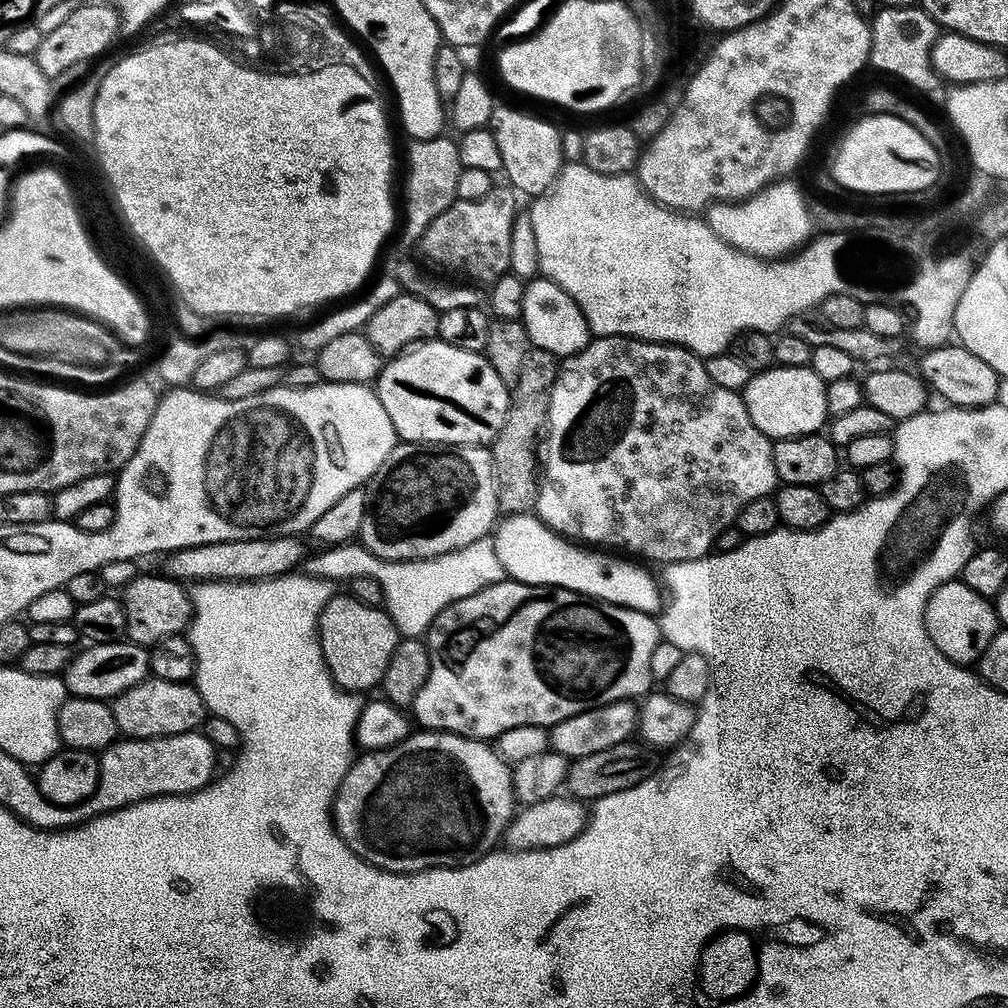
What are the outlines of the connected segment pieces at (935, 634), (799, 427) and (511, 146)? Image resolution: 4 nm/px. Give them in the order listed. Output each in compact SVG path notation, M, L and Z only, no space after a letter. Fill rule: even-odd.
M958 578L939 584L930 594L924 611L924 625L930 642L942 650L946 659L965 666L975 665L979 661L998 631L993 601L987 596L974 594L974 590L970 590L970 586Z
M773 366L757 372L742 393L750 422L773 441L791 436L810 436L825 427L829 414L826 404L827 384L809 366L782 368ZM821 427L821 428L820 428Z
M502 106L494 108L490 127L498 142L498 151L502 154L502 172L508 175L507 183L517 193L525 192L528 198L544 195L566 163L560 145L561 129L556 129L550 121L540 116Z

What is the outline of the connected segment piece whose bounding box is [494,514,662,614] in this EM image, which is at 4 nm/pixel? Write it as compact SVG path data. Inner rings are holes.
M535 514L505 515L495 525L494 543L498 562L502 562L505 573L513 580L523 584L565 588L593 600L620 604L639 612L656 614L661 611L662 588L657 577L655 580L652 576L608 576L608 564L596 553L599 551L589 550L566 536L558 535L554 529L546 527Z

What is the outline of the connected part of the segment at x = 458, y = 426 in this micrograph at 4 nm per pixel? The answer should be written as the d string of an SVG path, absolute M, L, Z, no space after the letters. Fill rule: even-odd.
M433 338L409 347L398 356L393 356L380 369L374 381L374 391L379 396L397 437L413 444L479 444L491 445L502 430L508 413L509 385L498 378L494 366L483 352L458 350L450 342Z

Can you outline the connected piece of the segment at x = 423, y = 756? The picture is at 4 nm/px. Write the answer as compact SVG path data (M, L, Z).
M416 730L394 746L380 748L377 752L365 751L360 755L353 759L352 767L348 769L348 773L342 778L340 788L336 791L336 799L332 802L332 822L336 825L336 832L344 839L346 846L354 850L356 856L361 856L375 868L383 868L386 872L407 874L424 872L427 868L460 868L463 864L473 864L501 843L508 823L518 811L516 791L512 785L512 768L491 743L483 740L473 740L470 736L459 736L453 732Z

